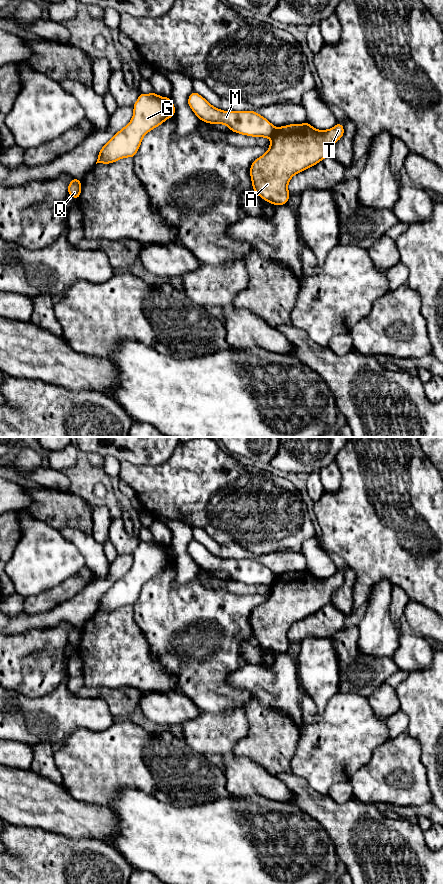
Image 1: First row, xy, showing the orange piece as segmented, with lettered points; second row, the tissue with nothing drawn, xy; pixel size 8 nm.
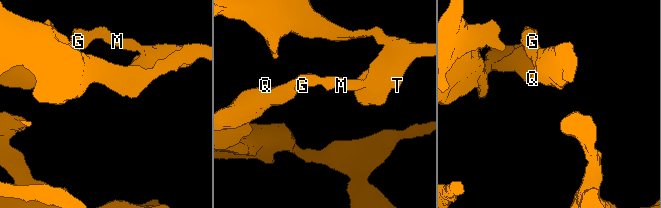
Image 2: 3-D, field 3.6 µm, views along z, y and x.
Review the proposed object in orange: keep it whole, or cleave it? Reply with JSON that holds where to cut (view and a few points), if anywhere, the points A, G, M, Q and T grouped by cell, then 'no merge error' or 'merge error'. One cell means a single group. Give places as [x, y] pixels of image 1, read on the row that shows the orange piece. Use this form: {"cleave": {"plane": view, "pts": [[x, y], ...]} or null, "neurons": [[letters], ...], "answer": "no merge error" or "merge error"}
{"cleave": {"plane": "xy", "pts": [[276, 128], [270, 137]]}, "neurons": [["A", "T"], ["G", "M", "Q"]], "answer": "merge error"}

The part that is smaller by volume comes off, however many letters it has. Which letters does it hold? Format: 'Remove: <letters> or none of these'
Remove: A, T

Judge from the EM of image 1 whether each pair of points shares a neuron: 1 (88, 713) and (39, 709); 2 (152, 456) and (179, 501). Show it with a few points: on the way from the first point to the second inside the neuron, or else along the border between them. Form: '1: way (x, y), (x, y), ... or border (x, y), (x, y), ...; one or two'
1: way (76, 713), (51, 713); one
2: border (175, 449), (167, 459), (158, 464), (133, 464); two

